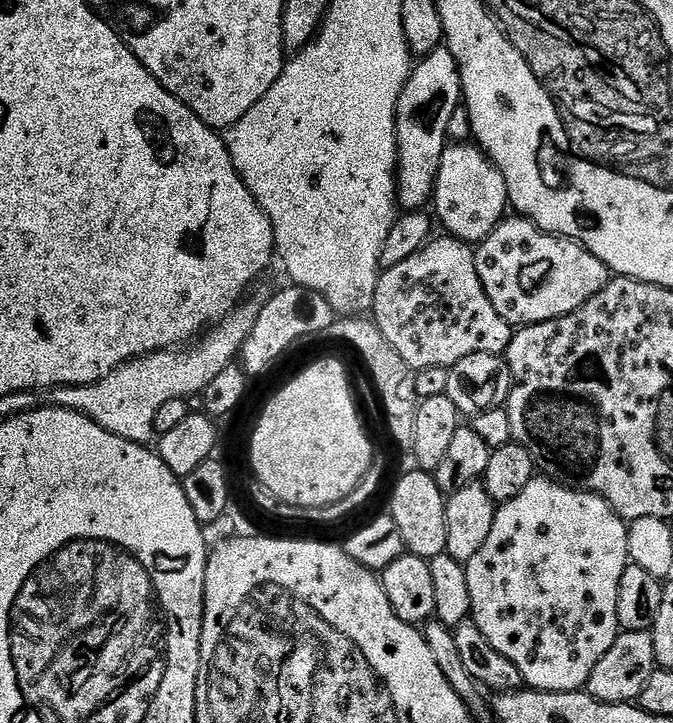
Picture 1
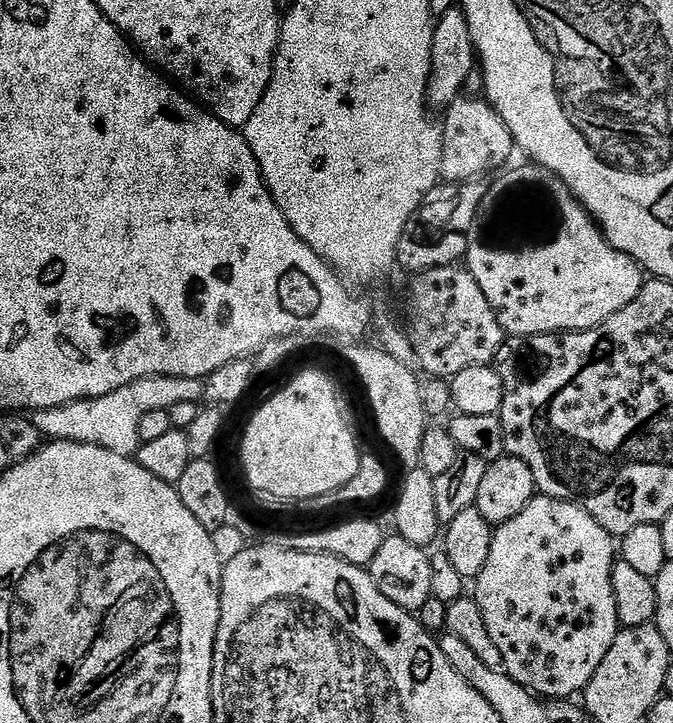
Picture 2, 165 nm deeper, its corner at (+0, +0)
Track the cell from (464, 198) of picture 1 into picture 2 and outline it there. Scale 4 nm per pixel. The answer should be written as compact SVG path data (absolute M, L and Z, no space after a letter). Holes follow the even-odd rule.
M461 95L449 104L446 109L448 117L442 120L444 137L440 174L448 182L471 181L490 174L486 172L495 173L505 167L508 155L514 152L512 135L499 113L493 110L487 99L475 100L468 95Z

